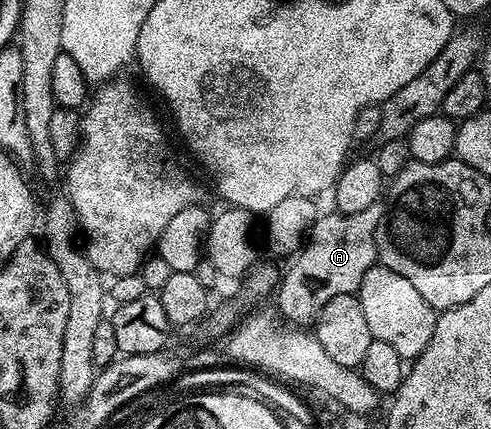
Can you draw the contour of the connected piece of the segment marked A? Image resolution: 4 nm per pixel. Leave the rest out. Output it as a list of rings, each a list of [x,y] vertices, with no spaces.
[[[382,202],[361,209],[361,213],[341,215],[320,214],[307,237],[306,246],[290,260],[291,268],[282,272],[277,287],[277,311],[288,324],[311,325],[318,319],[321,309],[338,295],[356,294],[369,269],[376,266],[379,250],[375,244],[375,231],[383,220]]]

